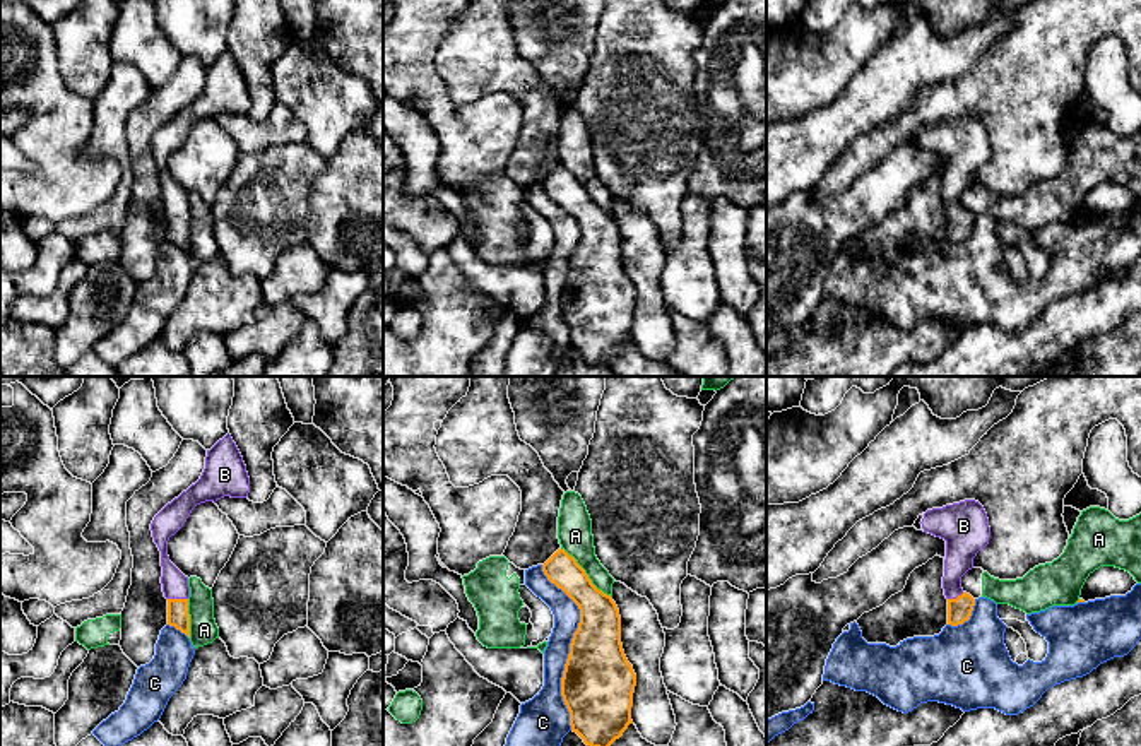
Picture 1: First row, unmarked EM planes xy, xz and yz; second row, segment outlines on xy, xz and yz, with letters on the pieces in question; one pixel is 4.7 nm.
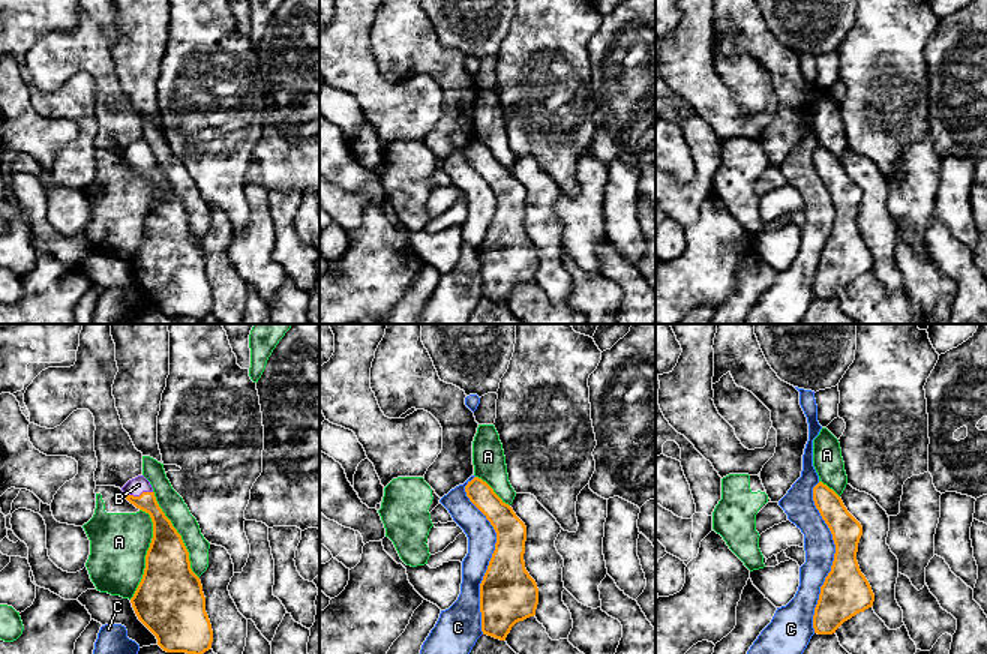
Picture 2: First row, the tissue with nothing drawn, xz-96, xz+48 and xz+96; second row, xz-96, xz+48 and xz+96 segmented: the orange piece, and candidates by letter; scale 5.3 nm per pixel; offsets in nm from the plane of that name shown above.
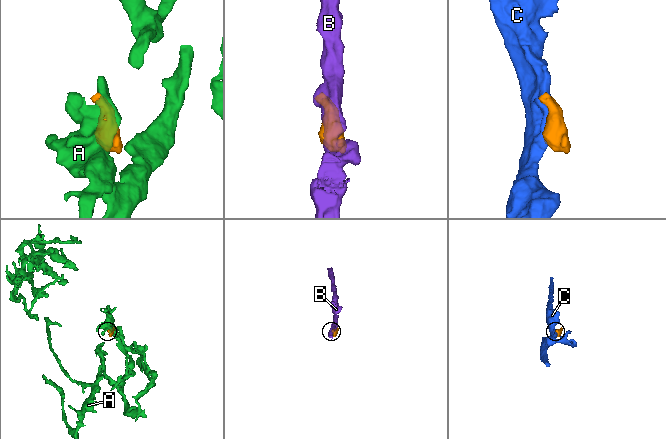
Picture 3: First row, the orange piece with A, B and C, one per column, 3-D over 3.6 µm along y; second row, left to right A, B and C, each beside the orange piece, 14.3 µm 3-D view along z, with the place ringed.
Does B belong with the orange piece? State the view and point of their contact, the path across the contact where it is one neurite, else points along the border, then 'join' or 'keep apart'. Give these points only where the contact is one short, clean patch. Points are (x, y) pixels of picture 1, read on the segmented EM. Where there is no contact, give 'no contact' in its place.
xy (178, 599) | across xy (178, 616), (178, 599), (175, 586) | join

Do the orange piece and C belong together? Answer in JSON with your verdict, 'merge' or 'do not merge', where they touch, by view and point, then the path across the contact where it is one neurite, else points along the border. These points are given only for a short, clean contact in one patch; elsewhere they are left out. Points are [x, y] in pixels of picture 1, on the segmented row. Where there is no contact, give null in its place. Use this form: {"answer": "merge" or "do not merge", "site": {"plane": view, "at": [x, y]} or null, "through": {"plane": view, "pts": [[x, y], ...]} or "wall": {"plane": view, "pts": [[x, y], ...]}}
{"answer": "do not merge", "site": {"plane": "xz", "at": [570, 647]}}

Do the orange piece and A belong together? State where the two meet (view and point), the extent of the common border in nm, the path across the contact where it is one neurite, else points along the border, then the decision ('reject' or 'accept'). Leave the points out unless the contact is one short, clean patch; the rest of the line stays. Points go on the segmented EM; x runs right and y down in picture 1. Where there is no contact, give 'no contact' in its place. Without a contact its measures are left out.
contact xz (585, 574); length 340 nm; reject

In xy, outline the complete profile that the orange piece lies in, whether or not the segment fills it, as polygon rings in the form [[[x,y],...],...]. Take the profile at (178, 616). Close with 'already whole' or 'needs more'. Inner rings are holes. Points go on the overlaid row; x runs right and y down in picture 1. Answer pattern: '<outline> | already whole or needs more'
[[[228,433],[210,450],[207,450],[205,469],[200,479],[168,503],[152,520],[151,530],[161,551],[163,592],[168,599],[168,625],[190,638],[188,614],[188,577],[185,577],[168,556],[168,541],[174,536],[192,510],[205,501],[217,501],[224,496],[246,498],[250,477],[243,457]]] | needs more

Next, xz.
[[[558,549],[542,571],[580,609],[561,678],[571,731],[587,746],[611,746],[633,724],[636,686],[621,643],[619,609],[565,549]]] | already whole

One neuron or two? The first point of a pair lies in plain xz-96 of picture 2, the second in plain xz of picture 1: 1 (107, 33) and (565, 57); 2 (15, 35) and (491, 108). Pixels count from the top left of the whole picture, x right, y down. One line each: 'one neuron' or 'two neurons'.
1: two neurons
2: one neuron

